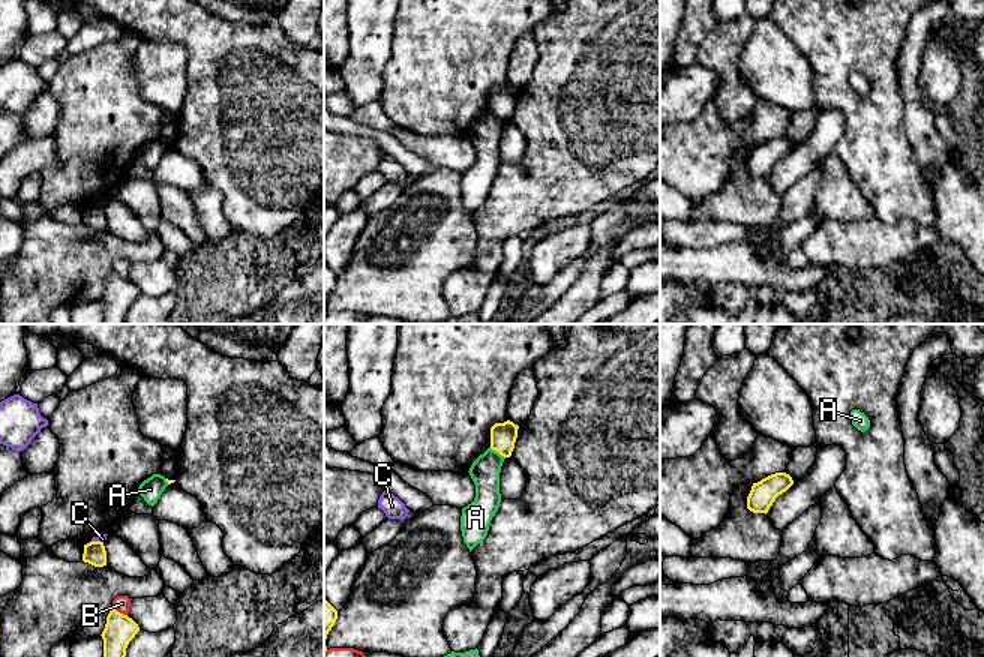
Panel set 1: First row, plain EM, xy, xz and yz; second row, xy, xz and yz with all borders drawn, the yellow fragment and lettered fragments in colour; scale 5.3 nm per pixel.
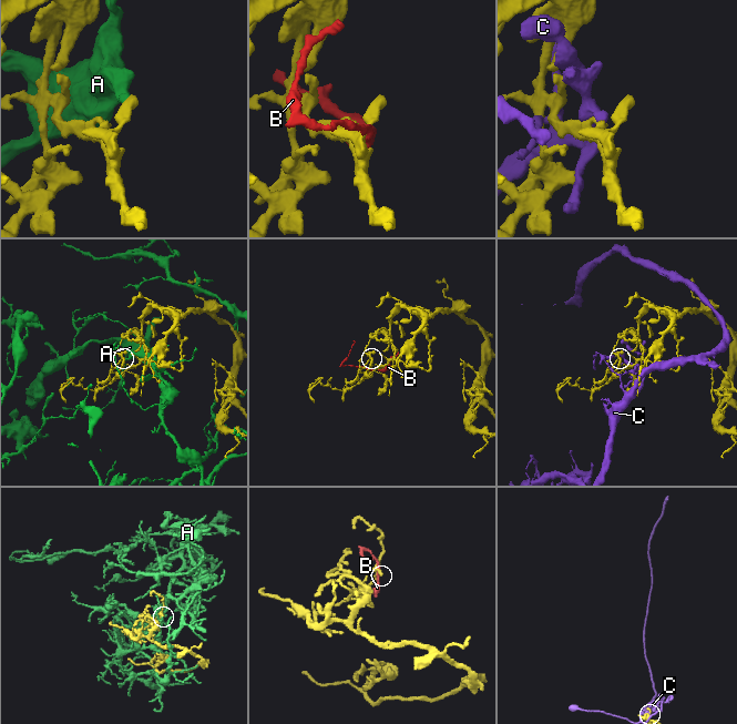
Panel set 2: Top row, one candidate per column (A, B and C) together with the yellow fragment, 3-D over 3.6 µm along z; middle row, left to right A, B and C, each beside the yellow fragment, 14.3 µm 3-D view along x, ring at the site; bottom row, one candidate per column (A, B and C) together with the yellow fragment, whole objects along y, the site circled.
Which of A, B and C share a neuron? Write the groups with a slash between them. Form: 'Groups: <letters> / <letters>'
Groups: A / B / C

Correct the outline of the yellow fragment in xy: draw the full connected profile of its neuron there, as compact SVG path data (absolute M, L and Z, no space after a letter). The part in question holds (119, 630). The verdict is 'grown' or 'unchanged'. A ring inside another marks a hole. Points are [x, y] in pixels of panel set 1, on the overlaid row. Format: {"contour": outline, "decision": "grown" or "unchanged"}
{"contour": "M111 609L100 634L104 639L104 657L126 657L126 648L138 632L140 627L132 618Z", "decision": "unchanged"}

